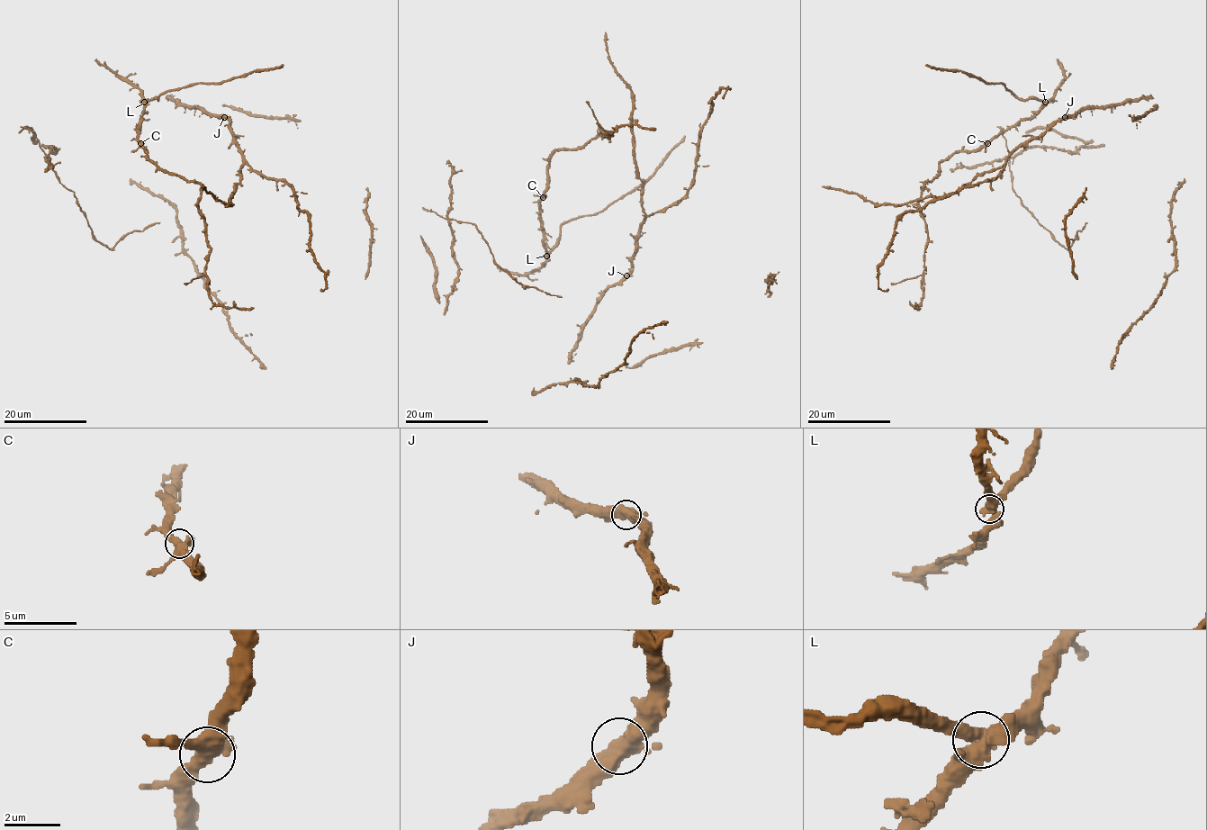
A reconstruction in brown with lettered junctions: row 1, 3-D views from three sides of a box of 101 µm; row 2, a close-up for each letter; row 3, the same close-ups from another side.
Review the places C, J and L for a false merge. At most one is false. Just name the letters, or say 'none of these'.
L

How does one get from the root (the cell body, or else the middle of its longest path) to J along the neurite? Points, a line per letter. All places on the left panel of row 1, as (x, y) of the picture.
J: (242, 157), (230, 123), (224, 117)

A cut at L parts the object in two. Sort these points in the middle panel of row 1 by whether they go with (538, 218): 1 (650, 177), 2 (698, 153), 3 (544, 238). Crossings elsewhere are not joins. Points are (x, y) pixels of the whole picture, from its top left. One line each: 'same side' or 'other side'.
1: other side
2: same side
3: same side

